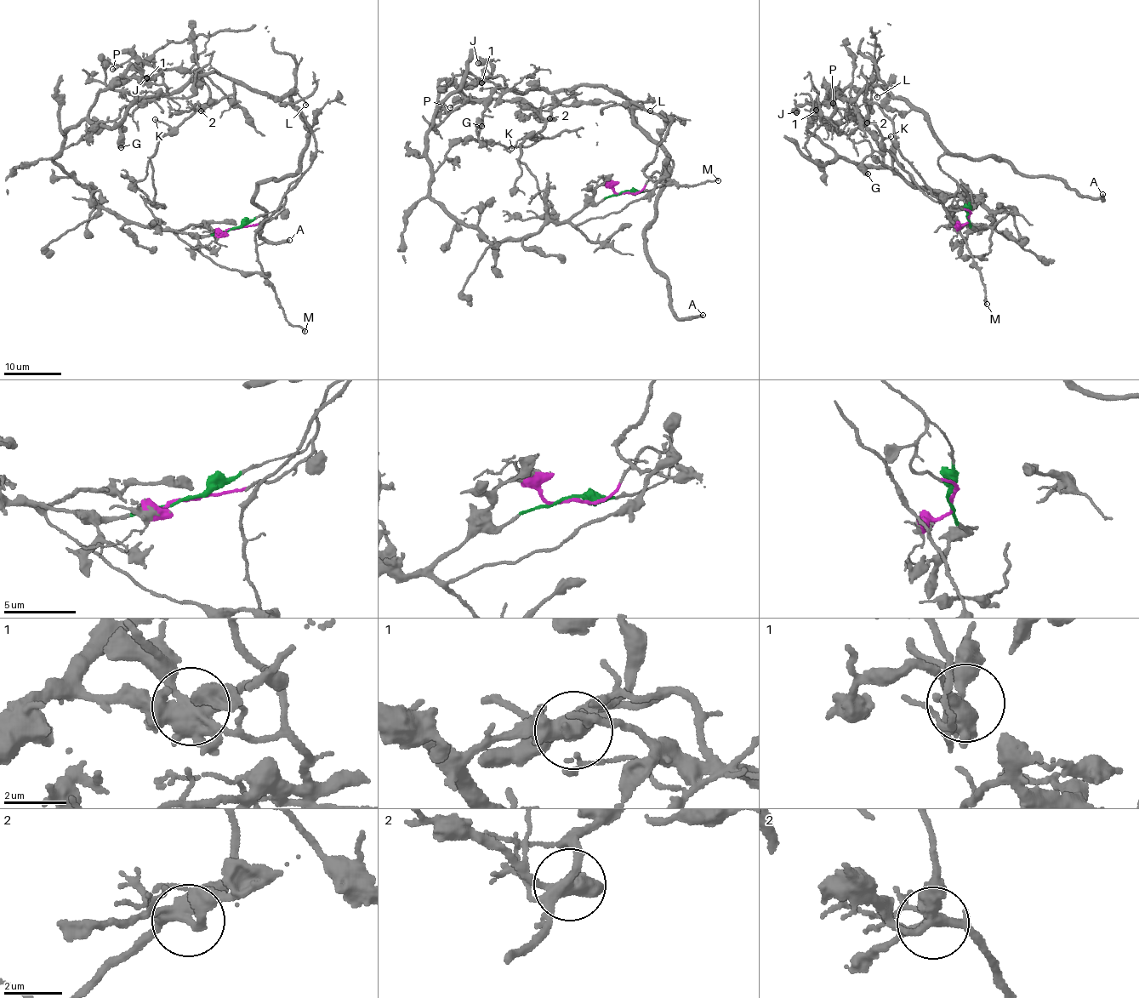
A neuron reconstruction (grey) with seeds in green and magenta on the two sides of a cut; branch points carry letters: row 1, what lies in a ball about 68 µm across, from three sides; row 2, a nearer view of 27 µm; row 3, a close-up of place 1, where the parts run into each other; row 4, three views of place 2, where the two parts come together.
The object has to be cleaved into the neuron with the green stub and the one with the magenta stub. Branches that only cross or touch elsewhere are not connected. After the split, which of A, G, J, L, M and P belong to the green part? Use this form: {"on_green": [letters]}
{"on_green": ["J", "M", "P"]}

